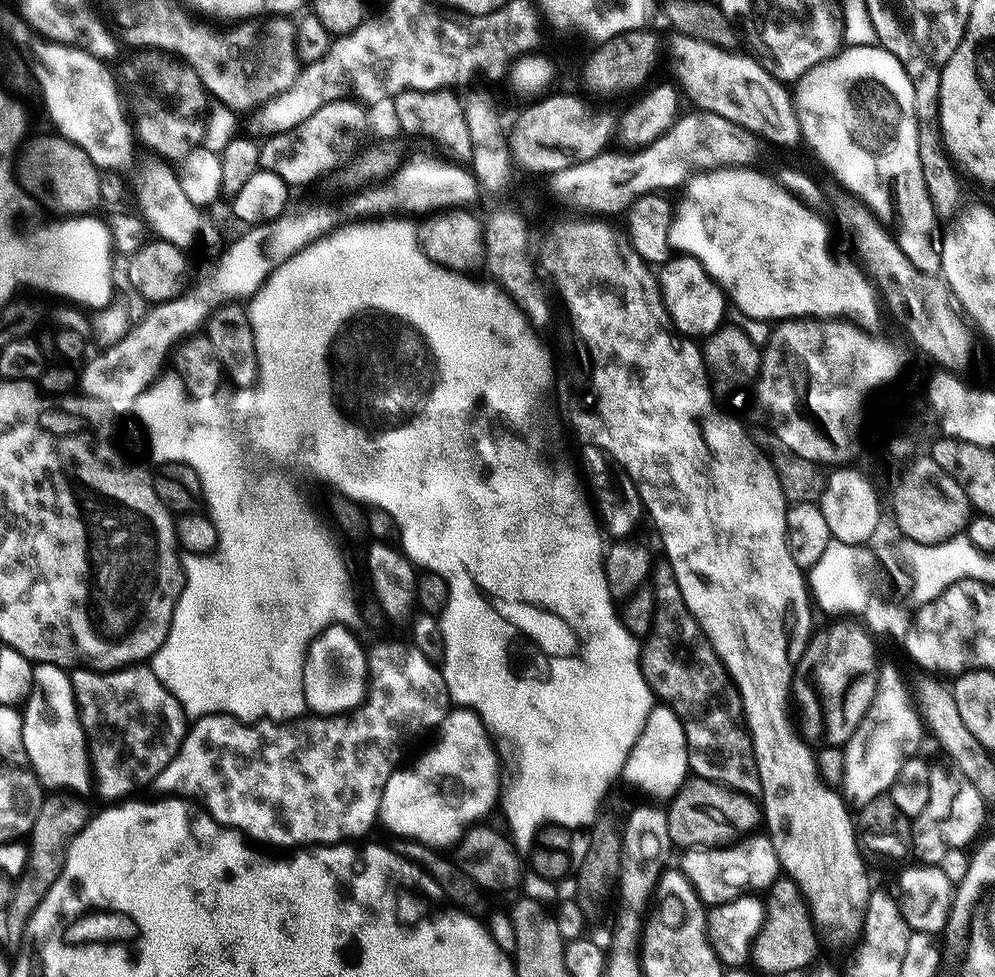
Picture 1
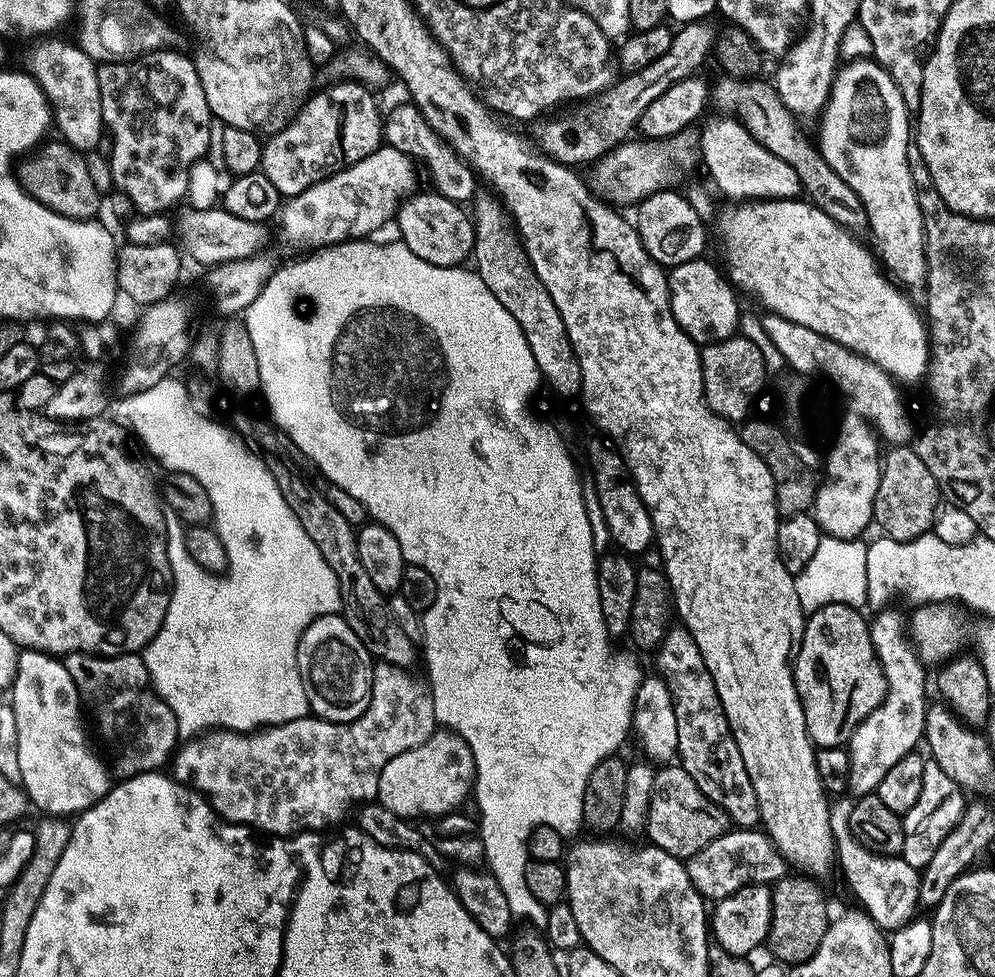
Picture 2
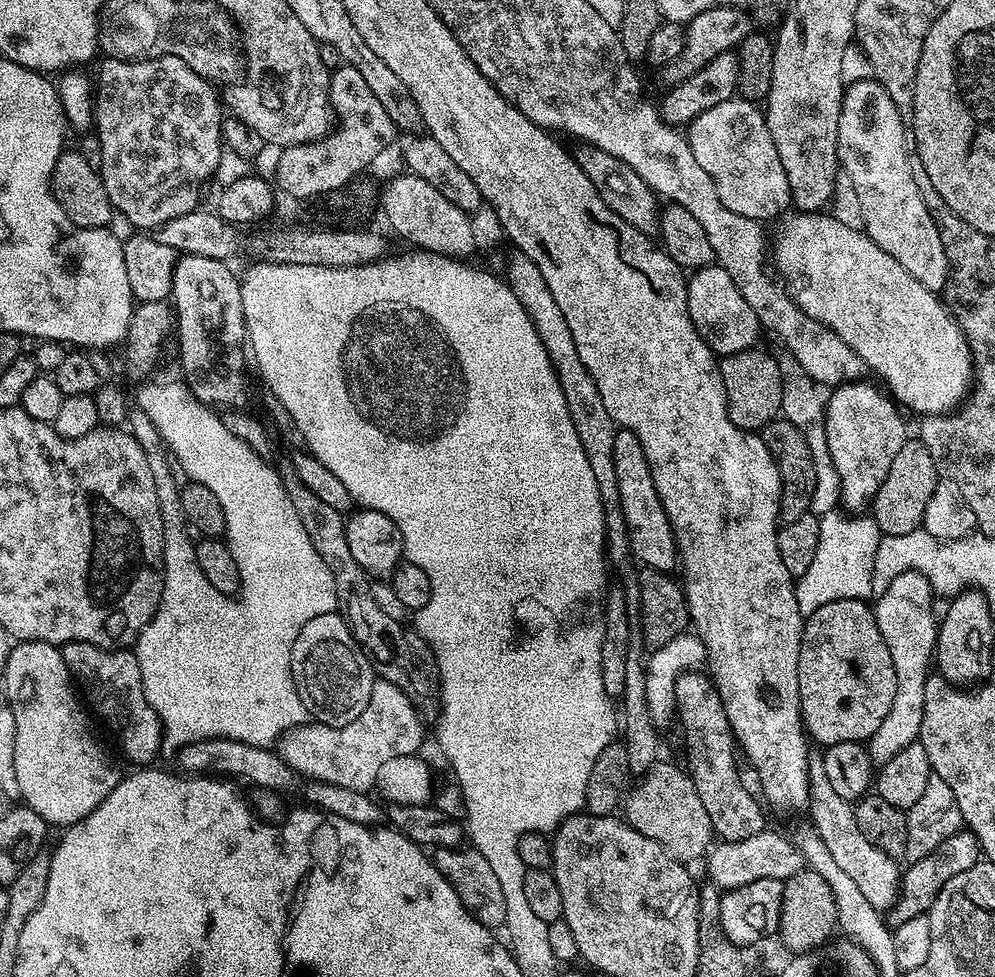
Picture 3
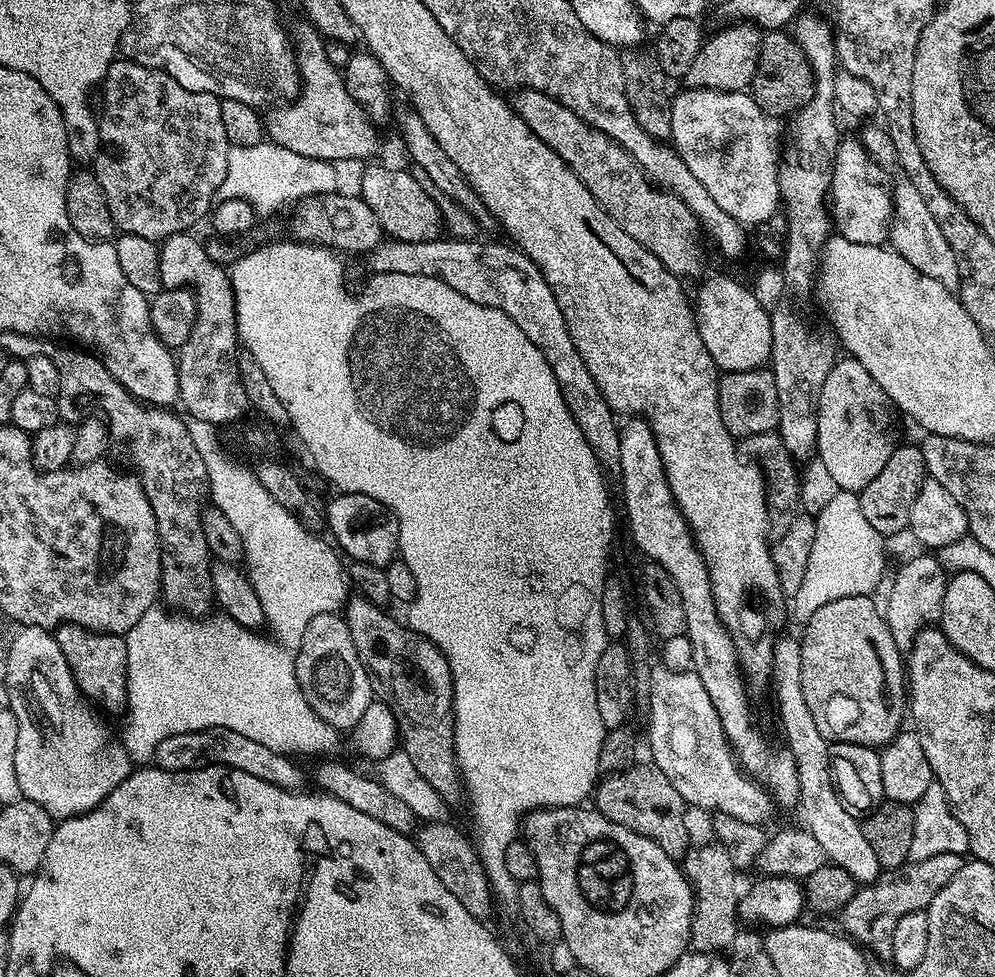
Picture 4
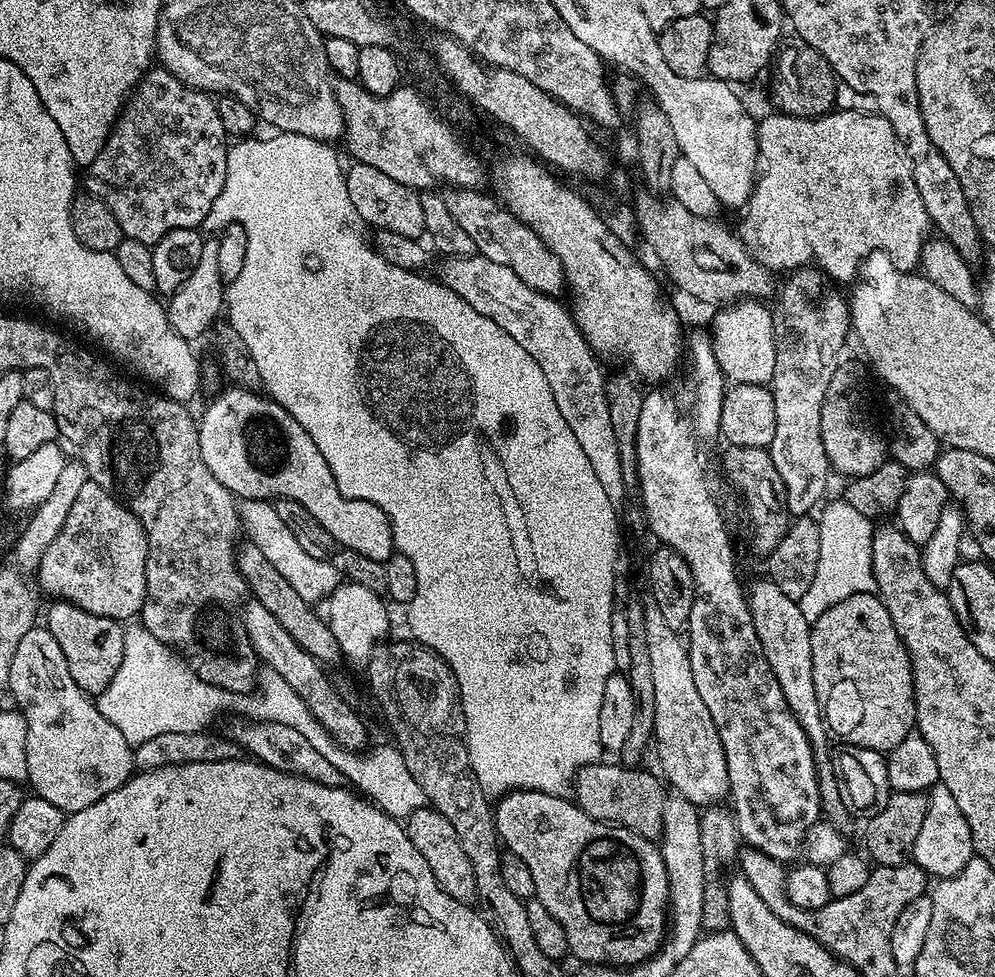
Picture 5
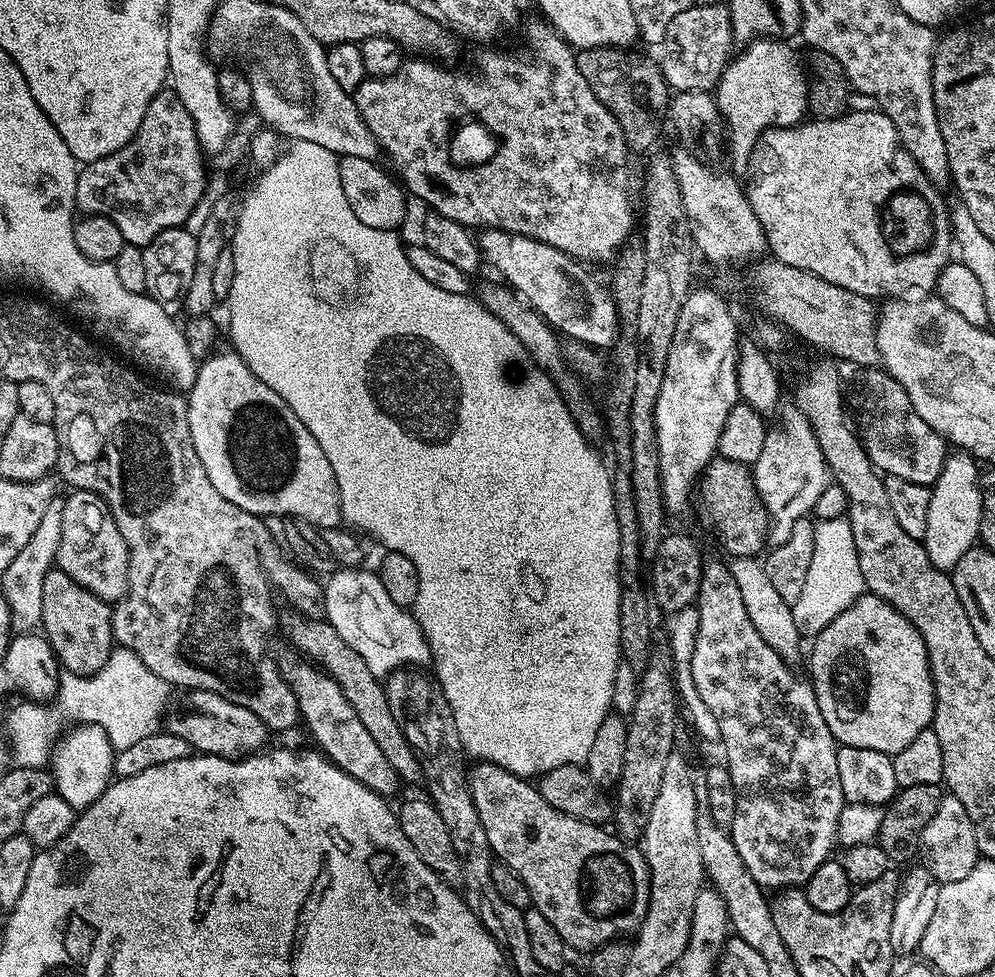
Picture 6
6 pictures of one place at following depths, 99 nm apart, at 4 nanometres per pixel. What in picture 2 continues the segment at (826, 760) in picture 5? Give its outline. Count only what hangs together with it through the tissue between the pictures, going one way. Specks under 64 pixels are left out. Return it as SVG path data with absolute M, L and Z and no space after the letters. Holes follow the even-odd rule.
M831 805L832 833L836 838L838 866L844 870L844 880L852 887L861 909L876 923L877 929L895 930L917 915L916 895L922 892L922 876L896 854L881 854L860 843L848 825L849 805Z

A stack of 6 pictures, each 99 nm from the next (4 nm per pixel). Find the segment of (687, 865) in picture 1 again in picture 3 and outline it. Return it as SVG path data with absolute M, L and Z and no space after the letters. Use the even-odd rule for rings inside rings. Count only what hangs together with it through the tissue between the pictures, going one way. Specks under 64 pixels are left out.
M771 830L754 834L754 838L746 838L742 842L725 840L717 843L707 853L707 860L707 879L721 890L746 886L750 882L758 882L758 878L789 880L794 874L798 874L806 867L804 856L799 853L792 839L785 835L785 833L783 836L782 833L771 832Z

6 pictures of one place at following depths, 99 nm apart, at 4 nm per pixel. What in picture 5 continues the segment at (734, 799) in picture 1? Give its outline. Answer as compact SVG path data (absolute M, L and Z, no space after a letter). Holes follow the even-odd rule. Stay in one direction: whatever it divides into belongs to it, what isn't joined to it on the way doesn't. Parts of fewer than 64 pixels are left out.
M620 762L604 763L587 764L578 769L576 779L570 785L575 803L580 805L583 812L590 814L590 818L600 820L603 824L629 828L631 832L642 838L653 842L659 841L664 833L662 814L666 799L665 785L661 777L651 776L648 772L639 772L641 770L639 767L625 766Z

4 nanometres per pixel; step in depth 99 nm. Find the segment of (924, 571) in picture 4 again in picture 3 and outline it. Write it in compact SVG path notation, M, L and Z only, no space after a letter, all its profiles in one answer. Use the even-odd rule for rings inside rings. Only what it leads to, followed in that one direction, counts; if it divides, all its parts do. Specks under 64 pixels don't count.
M917 572L896 574L889 582L888 589L878 596L874 600L876 621L882 642L886 642L886 650L890 650L890 662L894 662L896 679L894 706L890 706L890 714L886 714L882 726L876 728L876 733L866 744L873 761L882 765L894 758L898 750L917 743L919 733L916 730L916 716L922 716L920 692L926 694L926 682L934 664L938 616L937 613L932 613L934 593L930 582Z

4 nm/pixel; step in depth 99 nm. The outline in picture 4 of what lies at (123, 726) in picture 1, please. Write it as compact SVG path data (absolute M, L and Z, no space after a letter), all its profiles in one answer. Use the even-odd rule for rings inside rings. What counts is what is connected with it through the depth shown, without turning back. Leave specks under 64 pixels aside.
M61 624L54 632L62 655L69 663L73 678L81 693L97 709L105 708L116 712L127 705L127 662L124 636L115 636L109 632L92 632L88 628L79 628L77 624Z

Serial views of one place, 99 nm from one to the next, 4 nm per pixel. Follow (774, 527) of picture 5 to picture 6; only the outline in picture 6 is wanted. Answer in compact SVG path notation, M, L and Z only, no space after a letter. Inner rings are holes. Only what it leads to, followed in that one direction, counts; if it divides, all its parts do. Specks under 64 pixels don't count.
M719 454L713 456L704 468L698 496L704 499L704 512L729 557L759 557L765 551L768 544L768 512L760 501L749 465L730 462Z

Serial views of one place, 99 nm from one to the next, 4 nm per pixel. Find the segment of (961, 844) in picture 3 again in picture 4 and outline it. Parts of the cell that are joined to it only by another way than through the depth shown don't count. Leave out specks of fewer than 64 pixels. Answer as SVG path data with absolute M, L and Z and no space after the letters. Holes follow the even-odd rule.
M951 852L934 854L934 858L914 860L900 868L881 871L880 876L871 884L857 887L854 898L850 898L850 902L846 902L846 906L840 909L839 927L869 953L877 952L881 956L881 961L891 961L894 929L897 928L902 914L925 911L934 901L938 890L942 890L942 886L946 886L946 882L950 882L950 878L958 874L965 862L965 857L961 853Z

